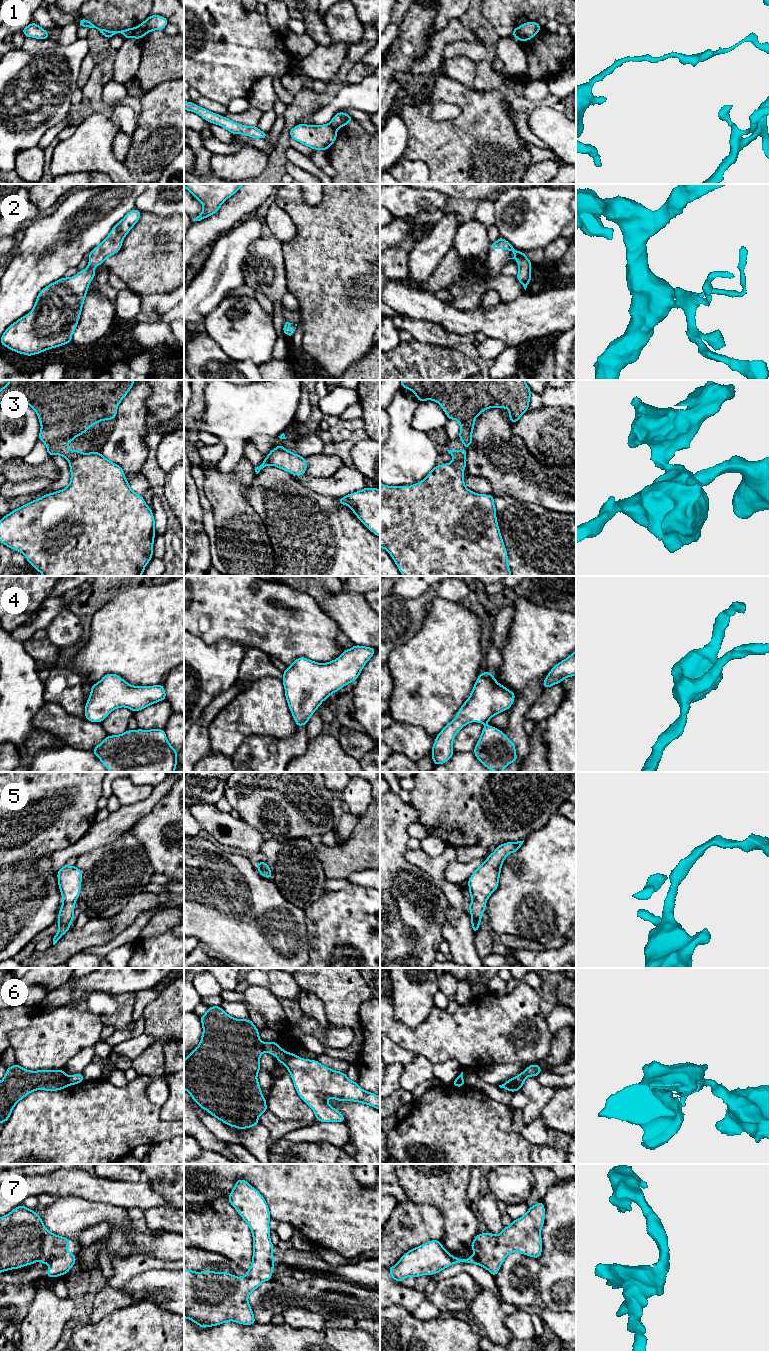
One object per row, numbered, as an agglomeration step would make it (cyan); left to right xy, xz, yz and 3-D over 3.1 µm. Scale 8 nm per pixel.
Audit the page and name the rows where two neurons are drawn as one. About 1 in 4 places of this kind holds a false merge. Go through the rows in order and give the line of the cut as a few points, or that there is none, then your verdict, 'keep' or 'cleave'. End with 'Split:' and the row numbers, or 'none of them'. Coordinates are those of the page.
1: cut xy (136, 27), (133, 36); cleave
2: cut none; keep
3: cut xy (77, 456), (70, 461); cleave
4: cut none; keep
5: cut none; keep
6: cut xy (67, 1076), (69, 1084); cleave
7: cut none; keep
Split: 1, 3, 6

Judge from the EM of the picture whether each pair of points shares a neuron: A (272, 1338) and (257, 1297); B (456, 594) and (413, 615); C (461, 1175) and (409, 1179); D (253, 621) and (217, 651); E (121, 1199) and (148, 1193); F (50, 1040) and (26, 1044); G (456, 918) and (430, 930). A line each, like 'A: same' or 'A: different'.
A: different
B: same
C: same
D: different
E: same
F: same
G: different

